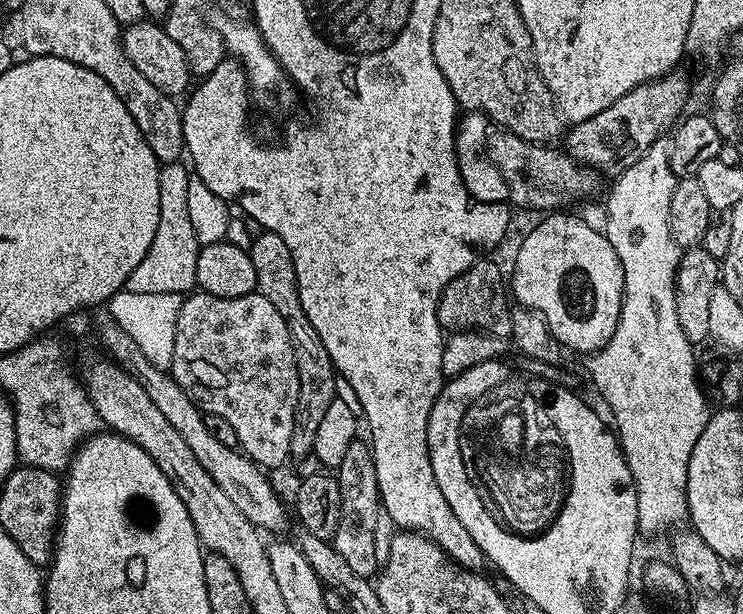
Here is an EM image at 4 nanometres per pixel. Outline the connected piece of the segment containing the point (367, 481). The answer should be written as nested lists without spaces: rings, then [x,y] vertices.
[[[357,438],[350,442],[340,467],[334,472],[342,490],[342,518],[338,518],[338,530],[330,543],[338,550],[338,554],[342,554],[342,559],[349,564],[350,570],[354,570],[354,574],[372,578],[378,572],[374,556],[374,525],[377,524],[382,505],[372,450],[362,440]]]

